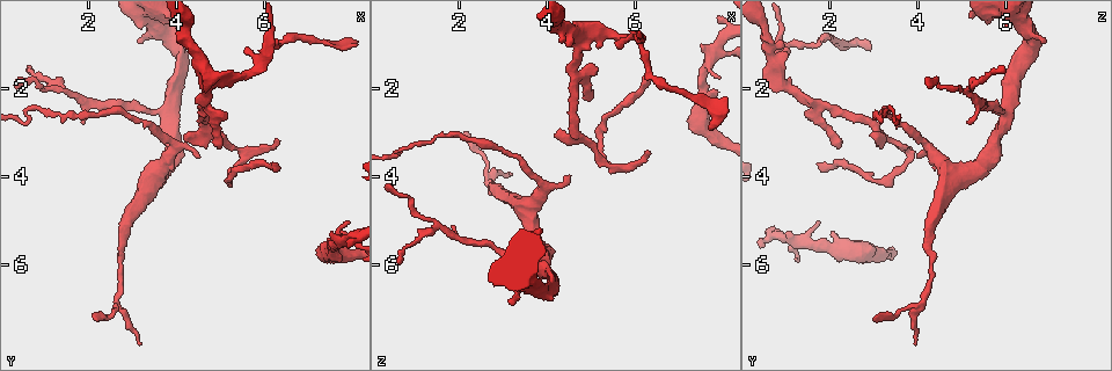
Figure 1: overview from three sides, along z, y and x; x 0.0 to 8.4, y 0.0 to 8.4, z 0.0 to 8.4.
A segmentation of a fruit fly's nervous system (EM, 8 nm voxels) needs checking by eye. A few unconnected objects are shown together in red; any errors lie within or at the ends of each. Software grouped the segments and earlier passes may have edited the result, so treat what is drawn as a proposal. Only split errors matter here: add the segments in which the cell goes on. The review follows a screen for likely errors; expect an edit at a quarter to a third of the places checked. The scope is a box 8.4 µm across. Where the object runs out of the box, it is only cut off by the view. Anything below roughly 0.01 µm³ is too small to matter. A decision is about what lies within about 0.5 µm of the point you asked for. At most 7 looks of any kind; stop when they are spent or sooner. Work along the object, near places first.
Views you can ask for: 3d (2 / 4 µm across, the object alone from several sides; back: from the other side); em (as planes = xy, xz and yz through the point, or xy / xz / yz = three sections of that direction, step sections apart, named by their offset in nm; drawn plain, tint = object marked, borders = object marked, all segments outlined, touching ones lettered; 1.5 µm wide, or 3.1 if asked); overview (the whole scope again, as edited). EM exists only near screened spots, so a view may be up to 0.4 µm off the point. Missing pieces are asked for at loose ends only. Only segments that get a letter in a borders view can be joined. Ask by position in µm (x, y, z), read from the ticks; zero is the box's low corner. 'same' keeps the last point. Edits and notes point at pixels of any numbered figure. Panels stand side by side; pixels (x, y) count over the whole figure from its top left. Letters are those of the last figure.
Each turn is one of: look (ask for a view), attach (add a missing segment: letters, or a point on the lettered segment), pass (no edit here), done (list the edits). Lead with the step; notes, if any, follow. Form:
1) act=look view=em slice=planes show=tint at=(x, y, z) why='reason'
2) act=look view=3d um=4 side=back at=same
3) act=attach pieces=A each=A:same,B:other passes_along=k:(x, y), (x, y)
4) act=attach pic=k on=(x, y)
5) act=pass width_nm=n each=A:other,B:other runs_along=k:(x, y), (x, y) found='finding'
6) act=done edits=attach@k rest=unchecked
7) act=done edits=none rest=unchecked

act=look view=em slice=planes show=borders at=(6.25, 3.15, 3.45) why='thin end'

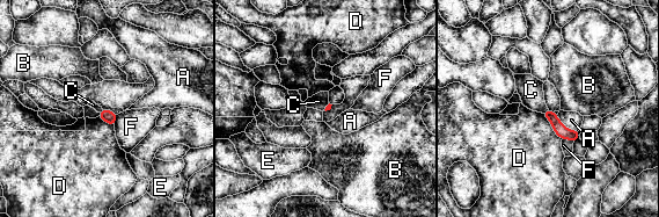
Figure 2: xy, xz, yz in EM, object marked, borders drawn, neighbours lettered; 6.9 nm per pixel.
act=pass each=A:other,B:other,C:other,D:other,E:other,F:other runs_along=2:(548, 113), (566, 134), (576, 135) found='no lettered segment goes on from it'

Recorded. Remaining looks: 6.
act=look view=em slice=xy step=8 show=tint at=(7.65, 1.05, 3.00) why='tapers out'

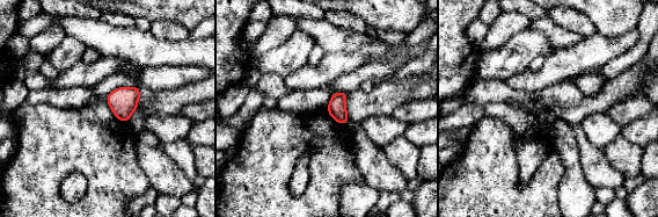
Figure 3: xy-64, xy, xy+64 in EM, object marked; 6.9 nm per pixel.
act=look view=em slice=planes show=borders at=same why='another direction'

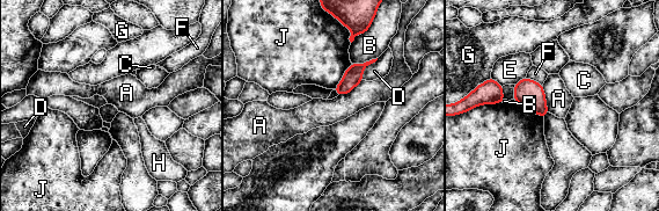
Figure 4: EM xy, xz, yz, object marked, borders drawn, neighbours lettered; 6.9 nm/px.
act=pass longest_contact=A:200nm each=A:other,B:other,C:other,D:other,E:other,F:other,G:other,H:other,J:other found='none of them fits'

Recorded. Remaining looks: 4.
act=look view=em slice=planes show=plain at=(3.20, 0.85, 6.80) why='stops while still wide'

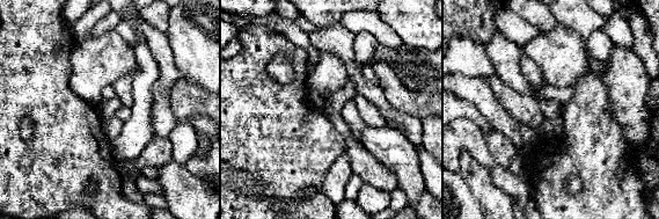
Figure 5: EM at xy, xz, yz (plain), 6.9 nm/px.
act=look view=em slice=planes show=borders at=same

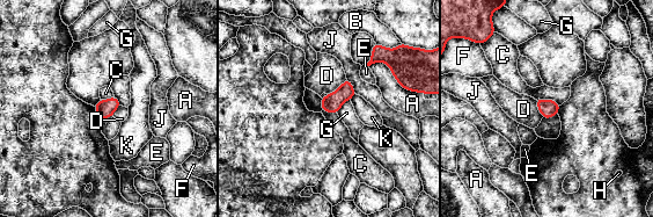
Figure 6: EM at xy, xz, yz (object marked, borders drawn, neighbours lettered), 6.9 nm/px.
act=pass each=A:other,B:other,C:other,D:other,E:other,F:other,G:other,H:other,J:other,K:other border=6:(536, 99), (551, 99), (559, 105) found='none of them fits'

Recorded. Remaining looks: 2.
act=done edits=none rest=unchecked

